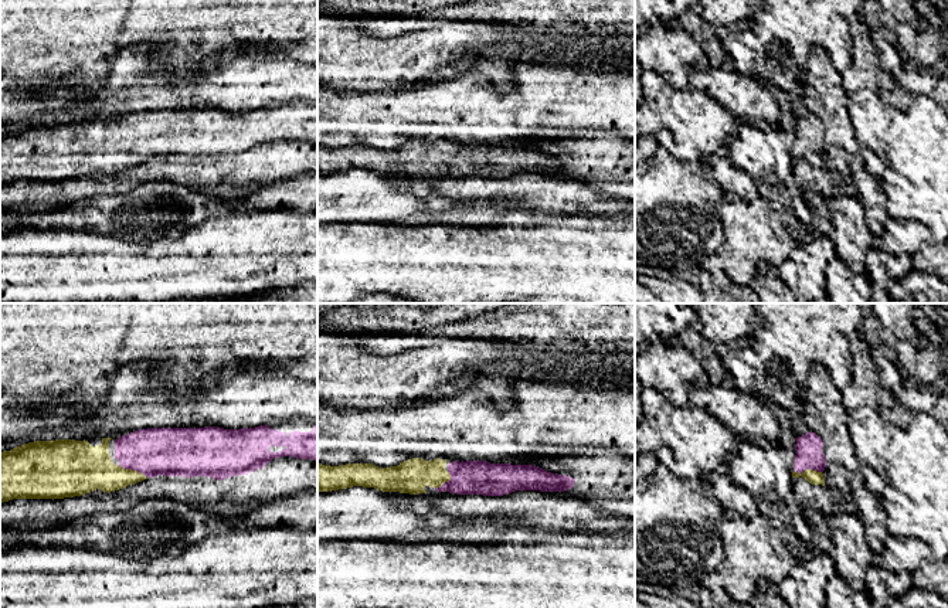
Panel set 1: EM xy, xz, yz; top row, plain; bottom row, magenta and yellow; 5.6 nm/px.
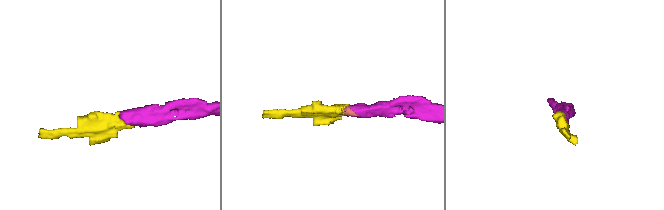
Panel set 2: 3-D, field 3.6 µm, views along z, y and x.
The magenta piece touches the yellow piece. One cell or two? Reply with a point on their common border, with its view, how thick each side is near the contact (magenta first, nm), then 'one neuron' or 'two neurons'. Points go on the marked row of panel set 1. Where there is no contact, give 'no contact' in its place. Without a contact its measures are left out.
contact xy (133, 469); calibres 280 and 260 nm; one neuron

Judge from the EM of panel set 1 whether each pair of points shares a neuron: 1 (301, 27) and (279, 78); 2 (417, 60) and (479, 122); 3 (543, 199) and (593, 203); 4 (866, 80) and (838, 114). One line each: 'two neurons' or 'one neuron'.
1: two neurons
2: two neurons
3: one neuron
4: two neurons

